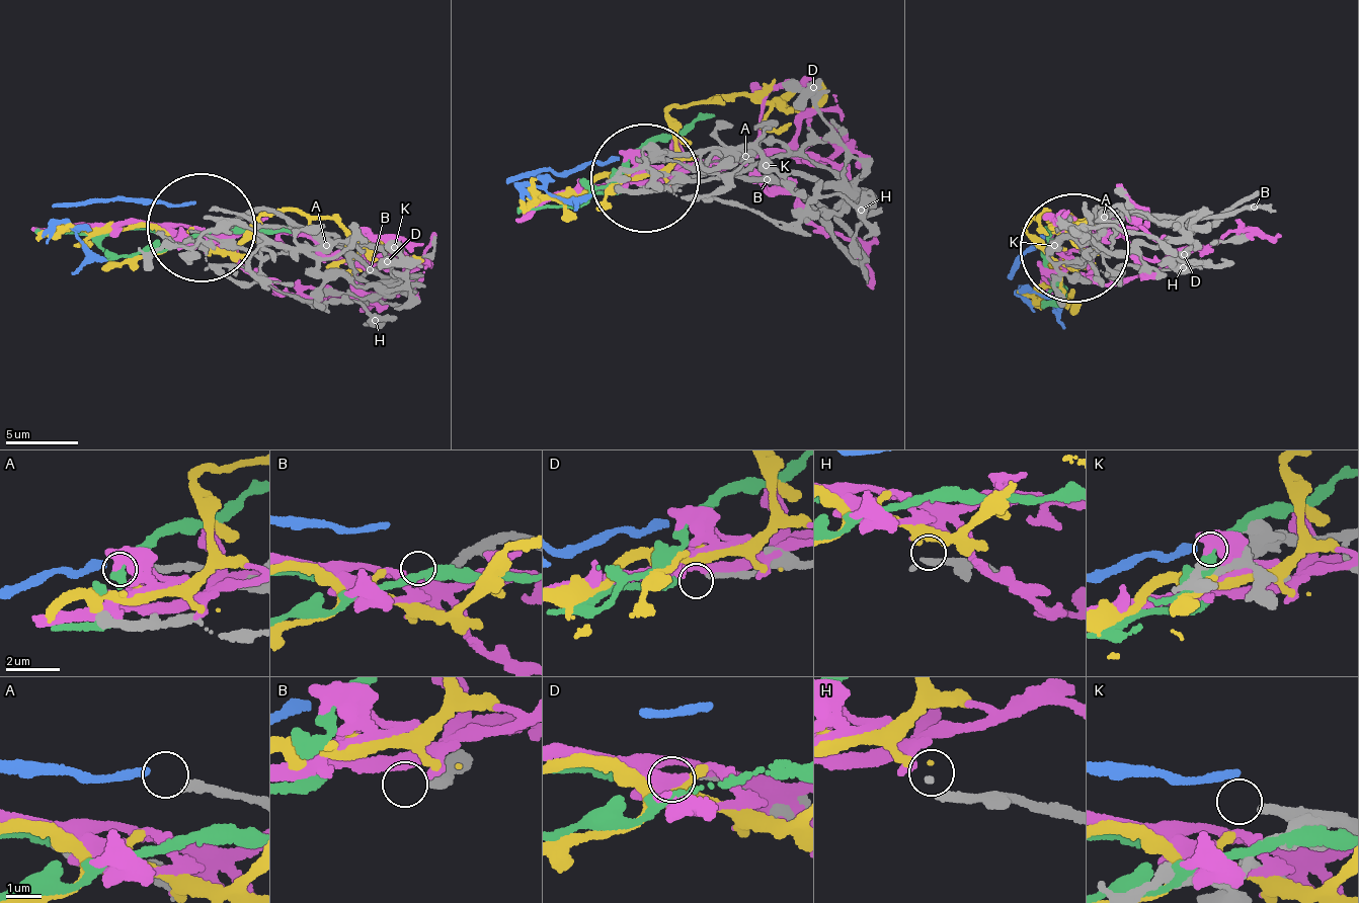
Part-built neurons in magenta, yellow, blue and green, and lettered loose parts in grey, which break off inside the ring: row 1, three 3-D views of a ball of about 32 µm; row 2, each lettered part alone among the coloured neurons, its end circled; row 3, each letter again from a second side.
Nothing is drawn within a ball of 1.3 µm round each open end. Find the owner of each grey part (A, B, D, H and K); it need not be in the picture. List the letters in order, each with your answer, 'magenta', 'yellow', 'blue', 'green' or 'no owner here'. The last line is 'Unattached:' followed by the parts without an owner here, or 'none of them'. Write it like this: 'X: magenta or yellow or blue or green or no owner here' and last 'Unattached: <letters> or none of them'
A: blue
B: no owner here
D: green
H: yellow
K: no owner here
Unattached: B, K

